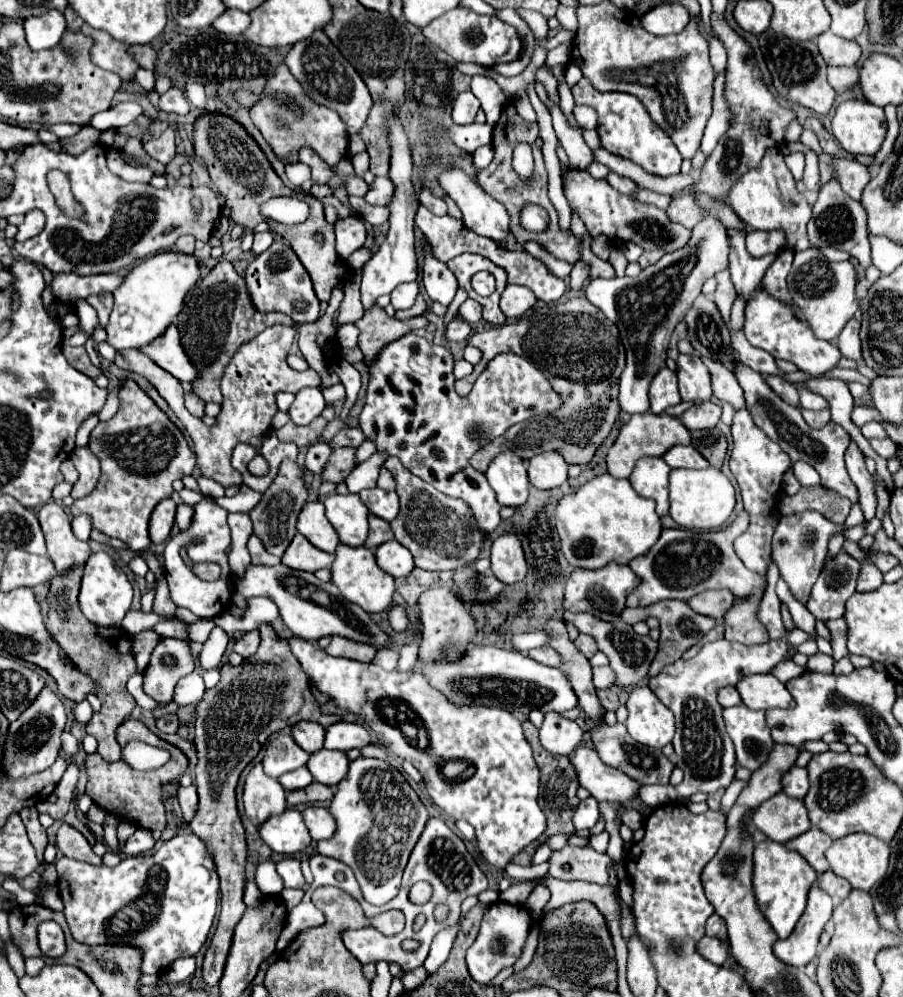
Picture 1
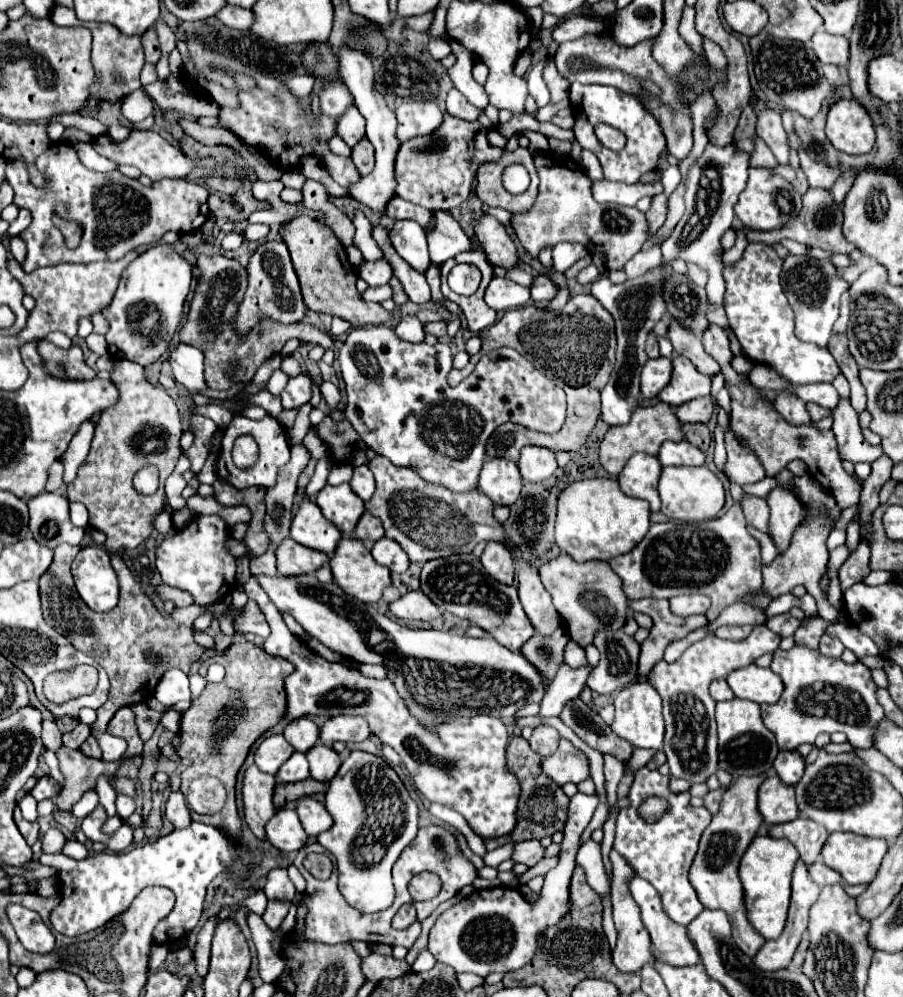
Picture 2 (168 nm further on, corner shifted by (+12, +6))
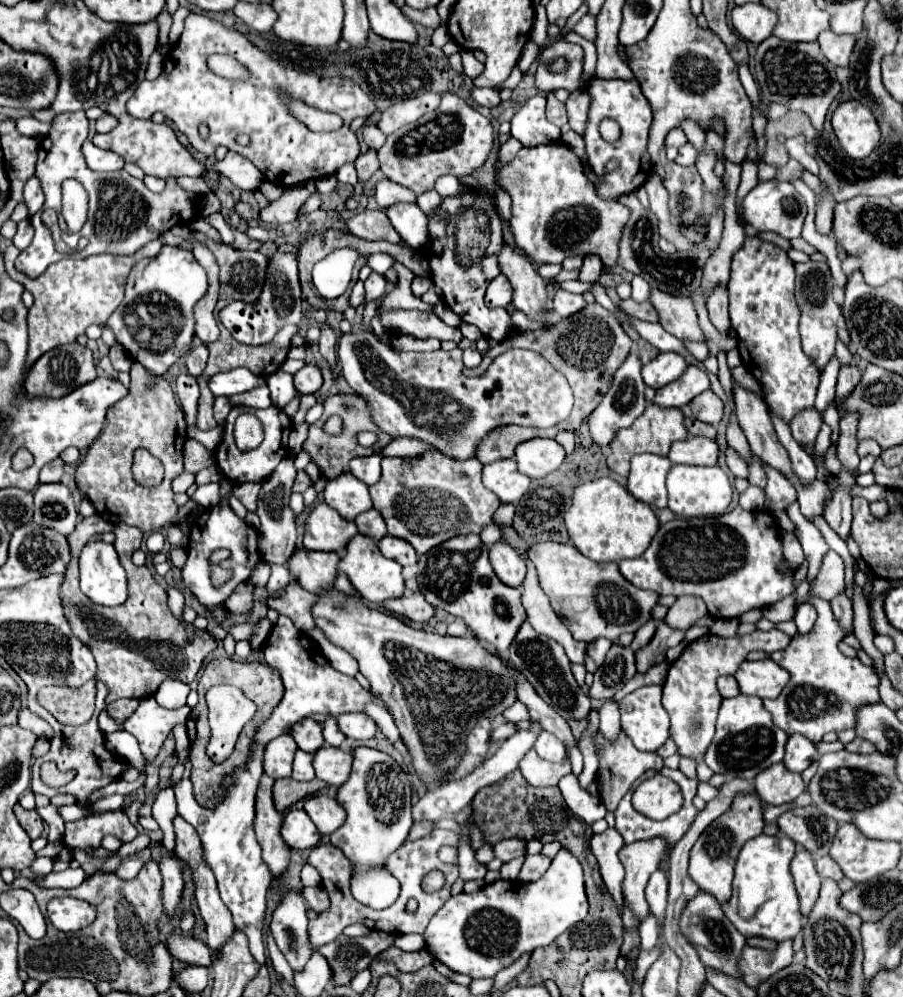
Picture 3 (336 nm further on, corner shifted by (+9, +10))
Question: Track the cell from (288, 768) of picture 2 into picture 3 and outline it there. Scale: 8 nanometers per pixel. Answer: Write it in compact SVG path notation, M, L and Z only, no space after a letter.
M296 751L292 779L296 779L296 781L310 781L314 777L316 775L314 775L314 767L312 767L312 755L306 753L306 751Z

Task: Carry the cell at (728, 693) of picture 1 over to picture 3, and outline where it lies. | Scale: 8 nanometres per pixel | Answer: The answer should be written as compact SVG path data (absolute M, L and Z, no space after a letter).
M720 677L718 679L718 691L722 697L736 697L740 695L740 689L738 689L738 683L734 677Z

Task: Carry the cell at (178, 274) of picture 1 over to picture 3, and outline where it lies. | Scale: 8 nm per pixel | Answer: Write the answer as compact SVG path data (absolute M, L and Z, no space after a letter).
M164 245L154 259L140 261L126 285L126 297L110 315L106 327L116 335L134 361L144 365L150 375L164 375L184 357L194 339L194 305L206 295L208 277L192 251Z

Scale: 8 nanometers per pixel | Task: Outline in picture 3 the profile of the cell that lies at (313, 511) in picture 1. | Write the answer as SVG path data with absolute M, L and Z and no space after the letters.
M318 503L308 517L304 533L304 547L310 551L336 551L342 553L348 541L358 533L352 521L340 517L338 511L326 503Z

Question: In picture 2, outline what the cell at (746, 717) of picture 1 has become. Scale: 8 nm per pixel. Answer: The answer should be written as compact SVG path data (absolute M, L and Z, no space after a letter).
M731 699L717 703L717 727L719 727L719 767L729 771L733 777L767 773L779 753L775 735L763 725L759 705L745 699Z

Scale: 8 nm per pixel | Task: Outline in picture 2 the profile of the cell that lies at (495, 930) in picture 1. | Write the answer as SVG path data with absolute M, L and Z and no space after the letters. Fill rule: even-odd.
M577 793L571 797L565 837L561 843L561 859L555 869L545 875L545 885L541 889L541 899L531 903L517 889L511 887L493 887L483 891L473 891L467 899L455 903L443 915L439 915L437 923L431 929L429 949L437 961L451 965L455 971L467 971L481 977L489 973L501 971L509 973L531 961L539 935L559 921L563 913L569 909L569 879L575 869L575 853L579 849L579 835L589 825L593 811L597 807L597 795ZM451 929L455 929L455 945L451 945ZM445 947L445 949L443 949ZM463 951L463 953L461 953Z

